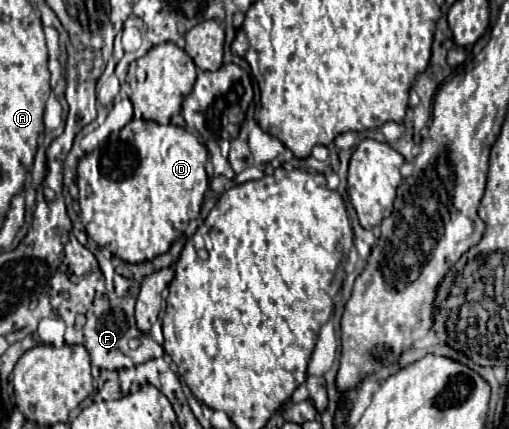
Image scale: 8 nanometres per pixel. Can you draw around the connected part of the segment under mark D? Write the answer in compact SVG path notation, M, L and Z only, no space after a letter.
M131 120L125 128L113 132L97 150L81 158L77 166L79 216L87 236L101 248L107 248L113 256L131 264L165 254L185 232L187 224L199 216L203 196L209 190L205 162L207 148L185 128L173 124L161 126L149 120Z

